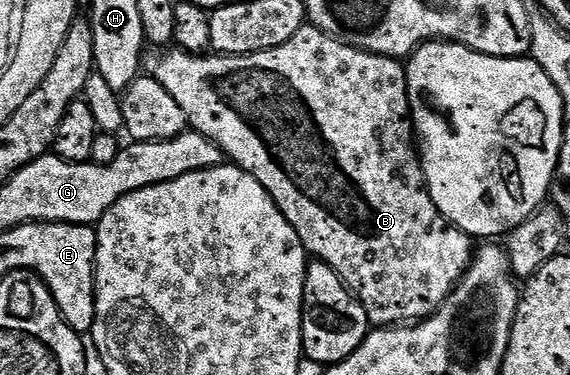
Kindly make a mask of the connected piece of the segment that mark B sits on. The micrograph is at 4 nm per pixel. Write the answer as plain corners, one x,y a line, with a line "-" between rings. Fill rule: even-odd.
307,25
298,32
296,32
292,38
288,41
284,41
284,45
280,45
276,49
268,49
267,51
261,51
260,53
252,53
251,55
220,55
217,53
192,55
189,51
181,49
170,49
162,55
154,63
154,71
152,71
152,78
156,81
160,81
160,85
164,85
164,89
168,89
168,93
172,93
173,99
176,100
176,105
180,105
180,109
184,109
184,117
187,124
193,130
199,131
204,137
208,137
208,141
212,141
215,145
222,150
223,156
233,166
240,167
242,170
248,172
252,177
256,177
256,181
260,181
260,185
264,185
264,189
268,194
276,201
276,205
280,209
280,213
284,213
284,217
292,225
292,229
296,229
296,233
300,237
300,241
306,246
307,252
317,262
327,263
332,265
332,269
336,269
336,273
340,273
340,277
349,287
350,292
358,298
364,305
364,309
368,313
371,324
378,329
386,329
391,325
410,325
415,321
421,321
430,318
435,315
440,308
444,305
444,301
449,299
455,287
457,287
459,281
463,275
466,274
467,269
470,268
471,262
476,254
475,244
472,242
471,236
463,233
456,225
452,225
443,215
440,213
440,209
436,209
436,205
432,201
430,191
426,187
426,175
420,169
420,151
416,146
416,132
414,130
414,121
410,118
410,98
406,92
406,68
399,60
388,57
387,55
377,55
371,51
365,51
364,49
356,49
352,45
347,43
341,43
336,37
332,37
328,33
324,33
319,27
313,25

